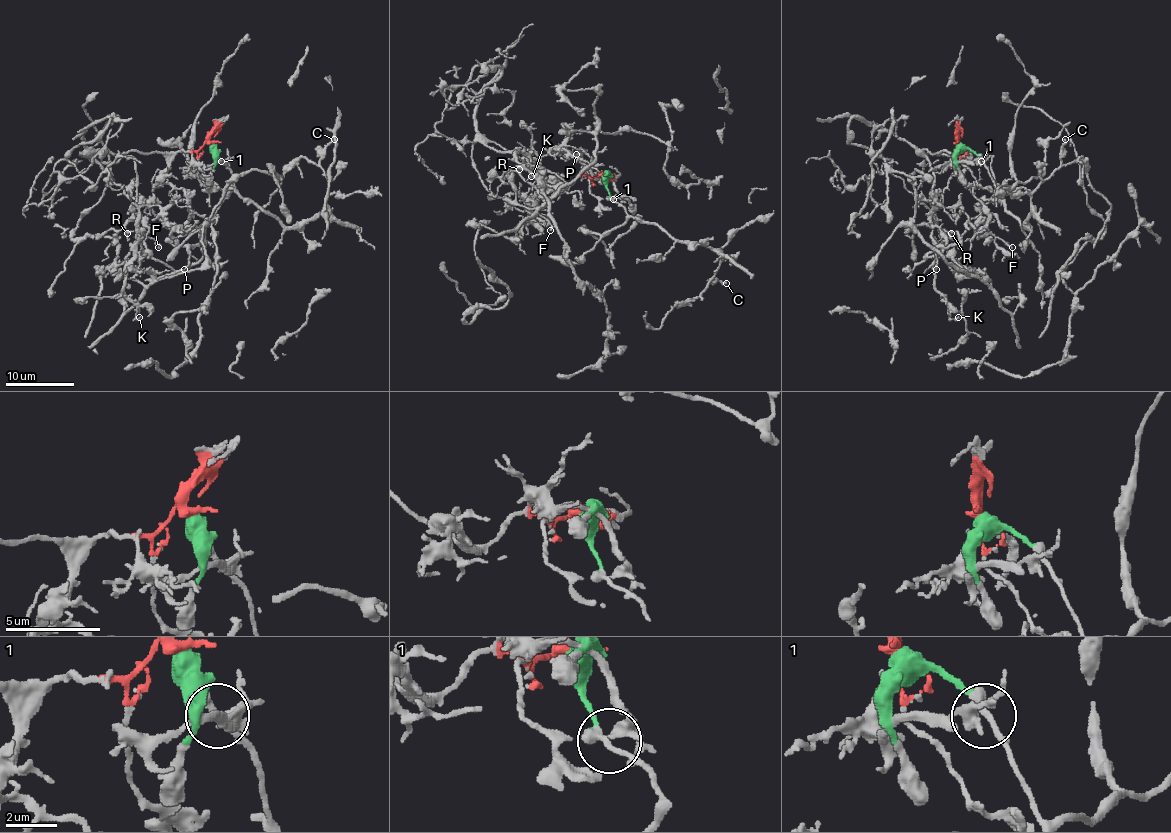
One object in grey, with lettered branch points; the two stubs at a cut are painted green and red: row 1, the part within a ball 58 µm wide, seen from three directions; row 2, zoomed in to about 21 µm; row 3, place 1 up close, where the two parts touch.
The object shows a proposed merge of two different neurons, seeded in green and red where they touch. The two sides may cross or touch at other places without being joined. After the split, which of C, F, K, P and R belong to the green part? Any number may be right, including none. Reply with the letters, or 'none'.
C

